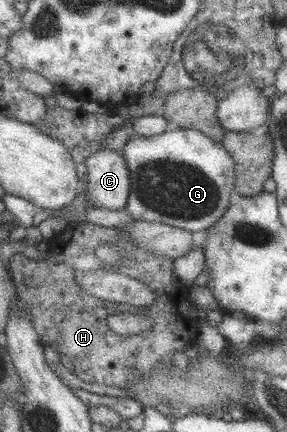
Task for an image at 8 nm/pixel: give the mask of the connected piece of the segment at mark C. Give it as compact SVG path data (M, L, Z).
M98 149L85 162L87 167L87 182L85 183L85 195L93 203L93 207L106 208L110 211L127 209L129 204L130 192L133 188L133 175L130 174L129 163L126 162L122 151Z

